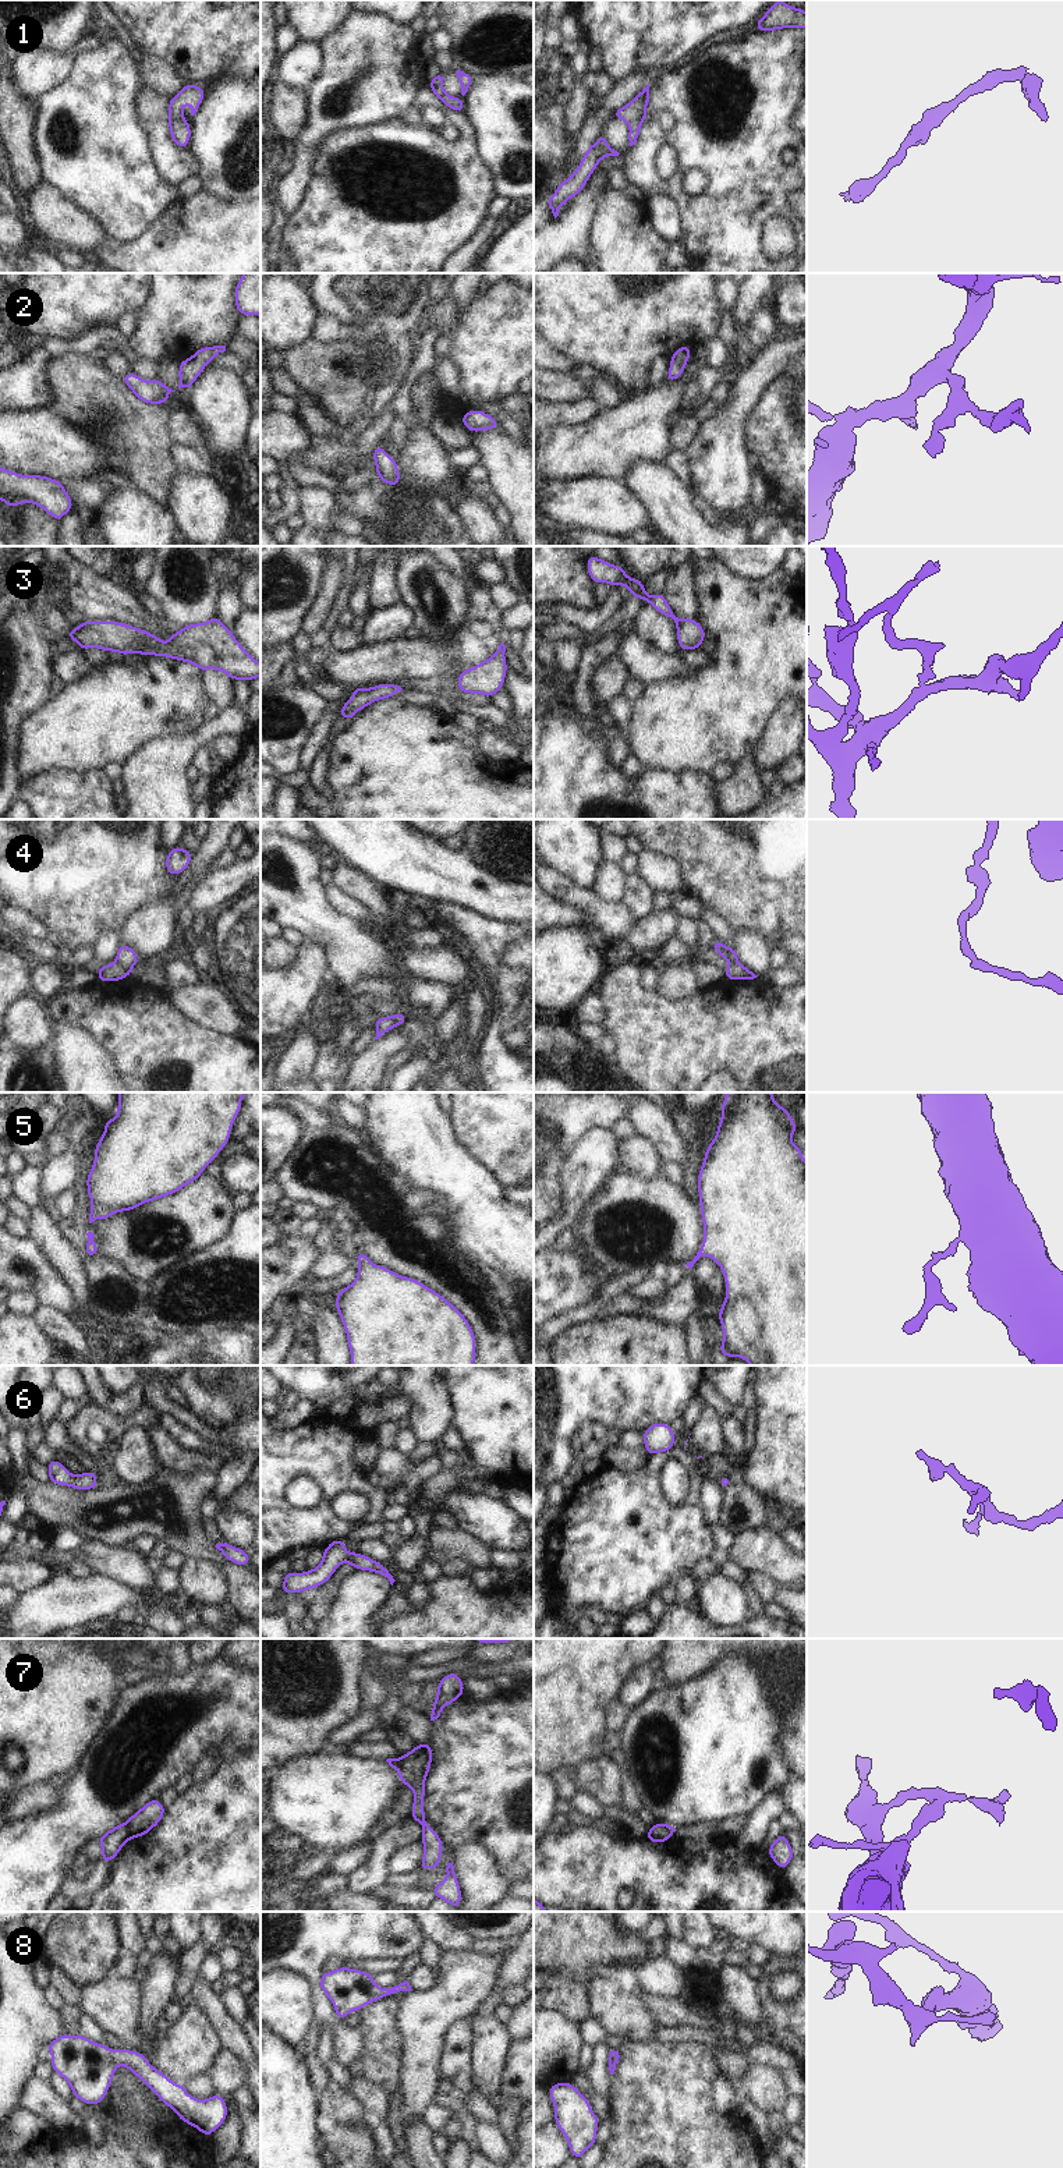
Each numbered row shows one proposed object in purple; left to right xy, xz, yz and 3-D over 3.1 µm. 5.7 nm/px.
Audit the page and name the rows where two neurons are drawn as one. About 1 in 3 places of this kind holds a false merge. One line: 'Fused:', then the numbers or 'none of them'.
Fused: 3, 4, 7

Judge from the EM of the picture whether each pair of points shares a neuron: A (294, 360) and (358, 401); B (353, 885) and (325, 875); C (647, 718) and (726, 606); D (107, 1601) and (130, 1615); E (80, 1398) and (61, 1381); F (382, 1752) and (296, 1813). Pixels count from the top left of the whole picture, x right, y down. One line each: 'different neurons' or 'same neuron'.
A: same neuron
B: different neurons
C: same neuron
D: different neurons
E: same neuron
F: different neurons

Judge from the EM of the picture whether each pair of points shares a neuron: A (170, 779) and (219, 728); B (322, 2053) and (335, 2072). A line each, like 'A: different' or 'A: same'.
A: same
B: same

